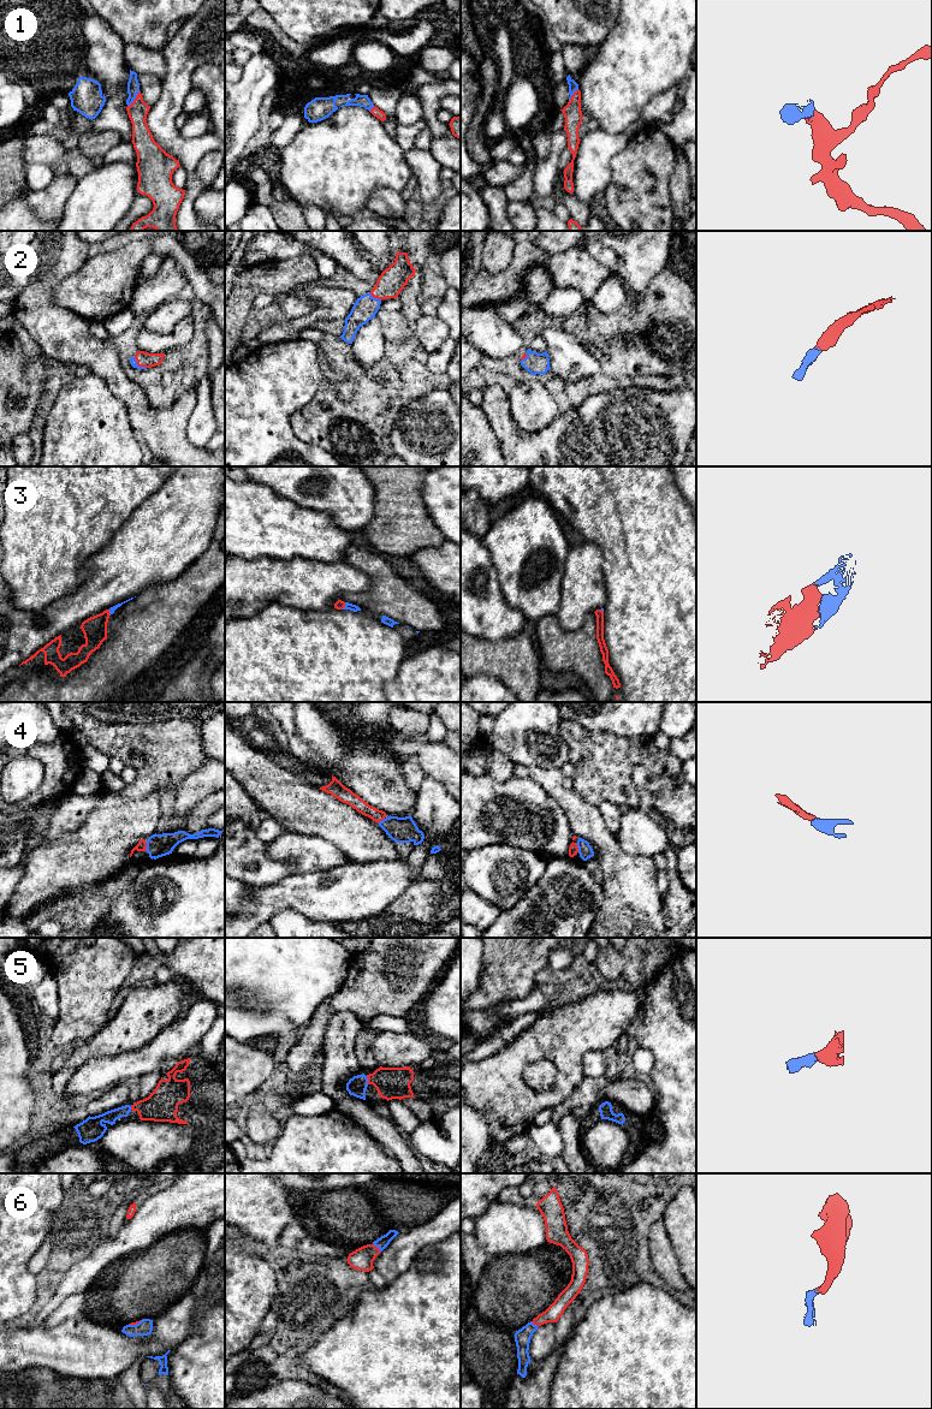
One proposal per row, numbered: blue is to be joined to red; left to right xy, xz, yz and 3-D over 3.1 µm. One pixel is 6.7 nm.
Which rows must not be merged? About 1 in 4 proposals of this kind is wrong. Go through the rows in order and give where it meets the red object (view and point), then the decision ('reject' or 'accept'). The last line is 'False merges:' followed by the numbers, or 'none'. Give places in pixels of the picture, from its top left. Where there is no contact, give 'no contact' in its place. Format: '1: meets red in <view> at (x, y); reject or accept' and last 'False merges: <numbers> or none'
1: meets red in xy at (135, 99); accept
2: meets red in xz at (375, 297); accept
3: meets red in xz at (344, 606); accept
4: meets red in xy at (146, 846); accept
5: meets red in xz at (368, 1080); accept
6: meets red in xz at (378, 1248); accept
False merges: none

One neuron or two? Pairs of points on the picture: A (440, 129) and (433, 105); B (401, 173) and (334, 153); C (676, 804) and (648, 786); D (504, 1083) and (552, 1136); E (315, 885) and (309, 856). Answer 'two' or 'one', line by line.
A: one
B: one
C: one
D: two
E: two

